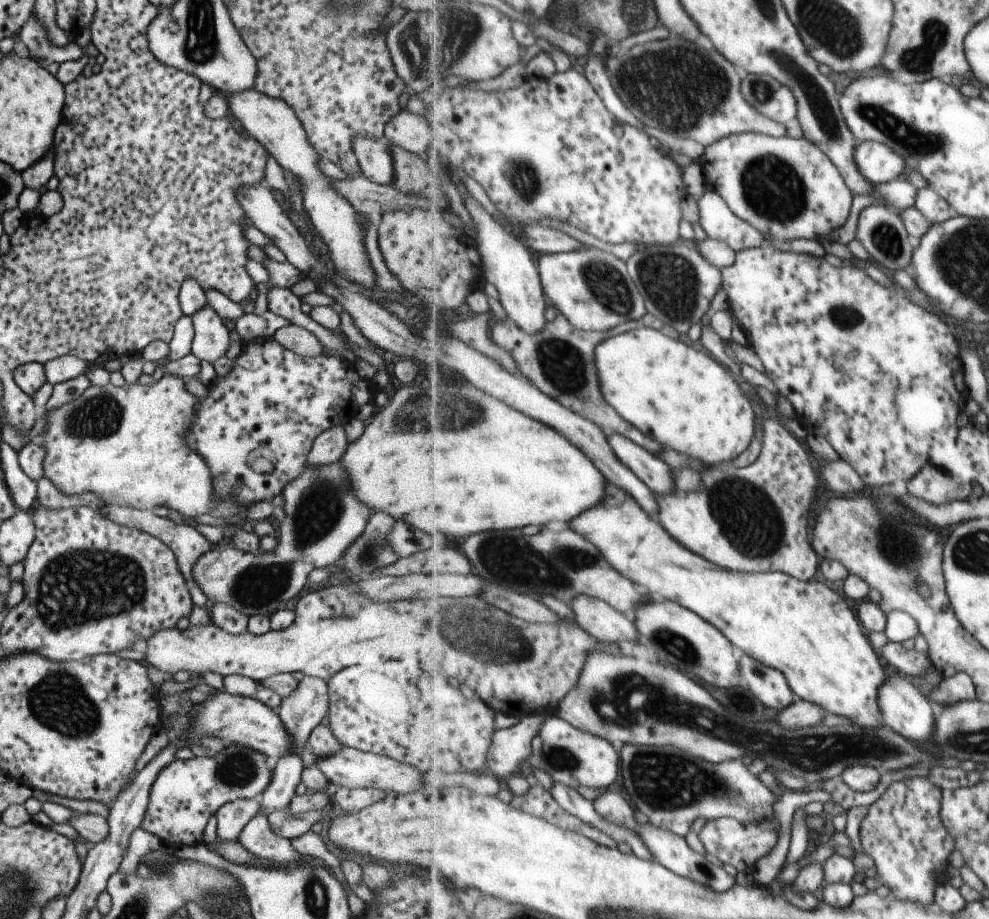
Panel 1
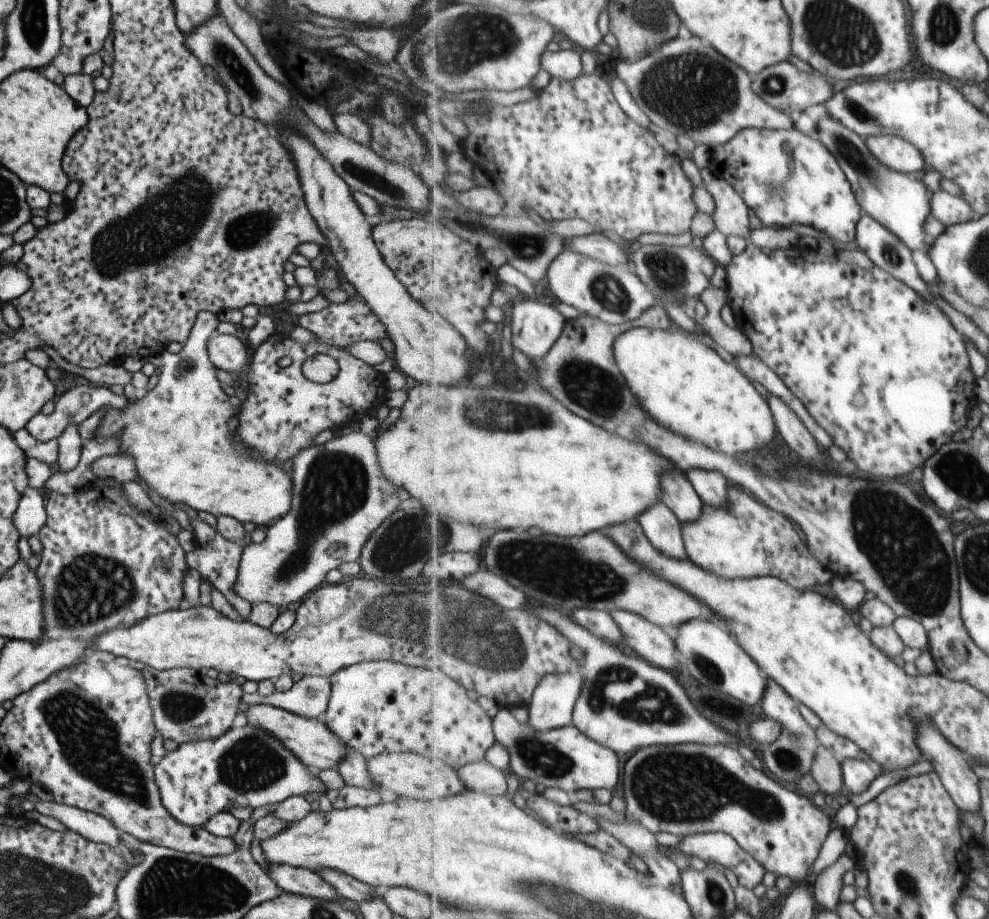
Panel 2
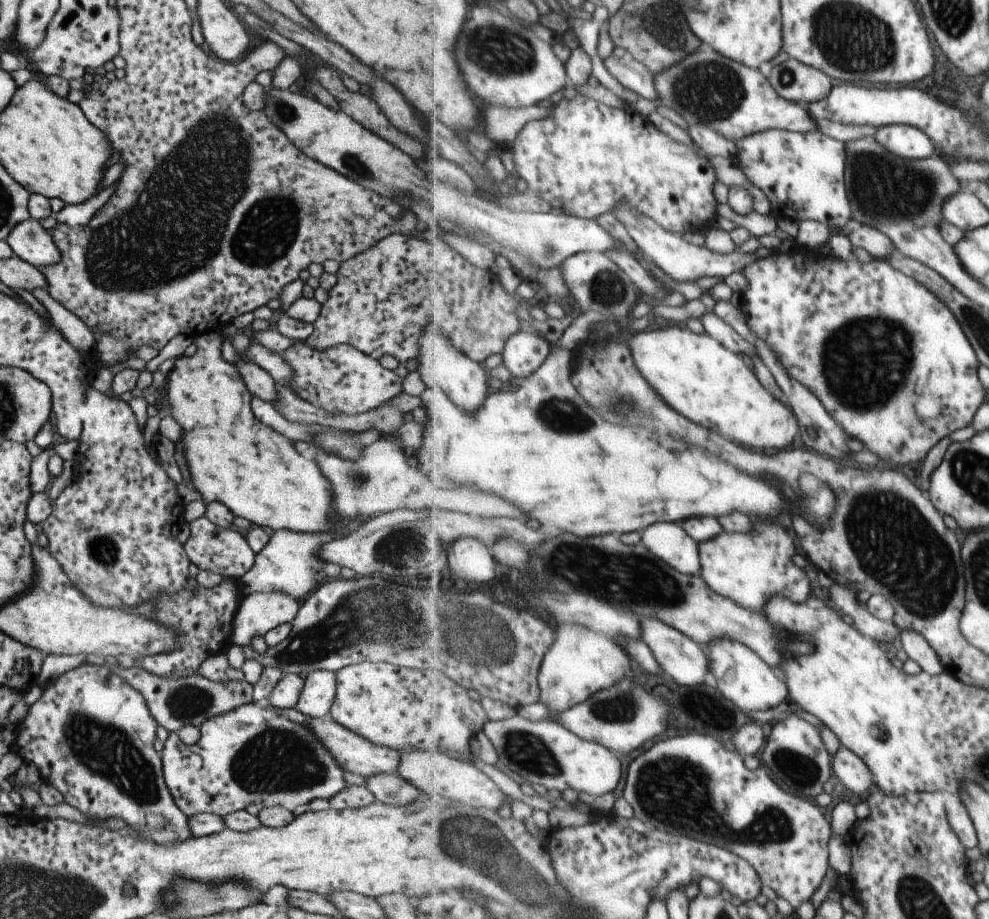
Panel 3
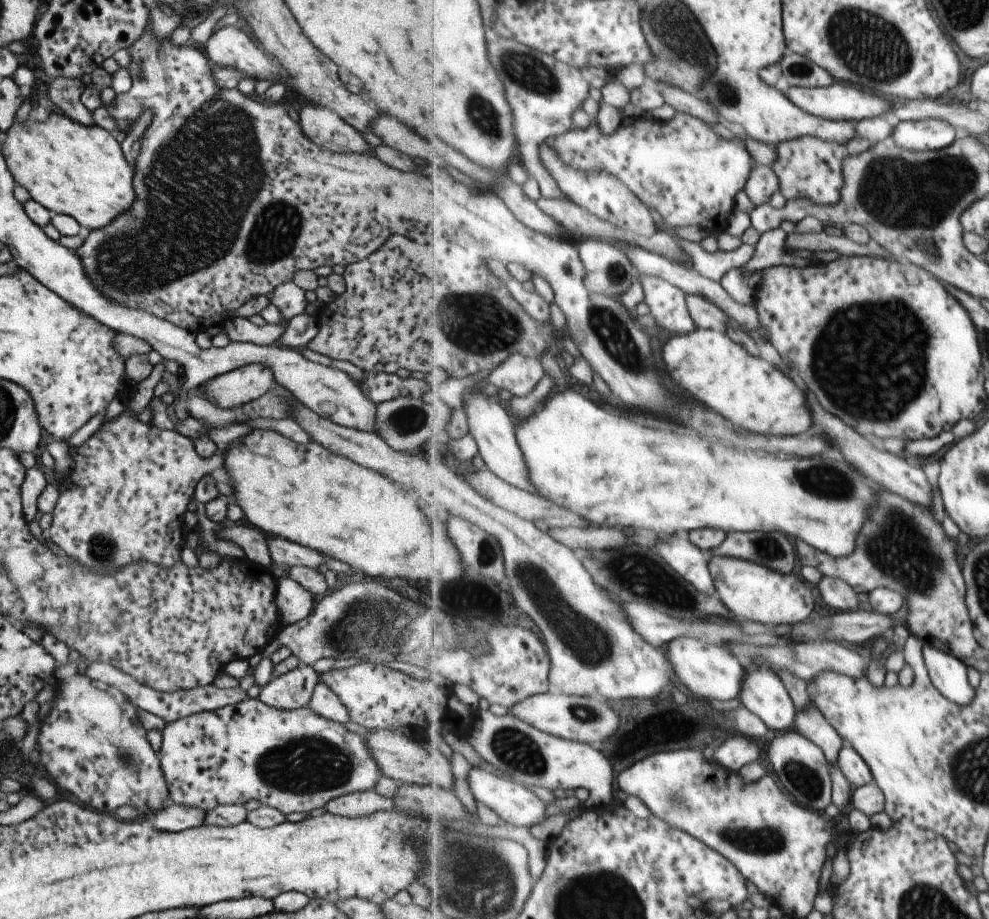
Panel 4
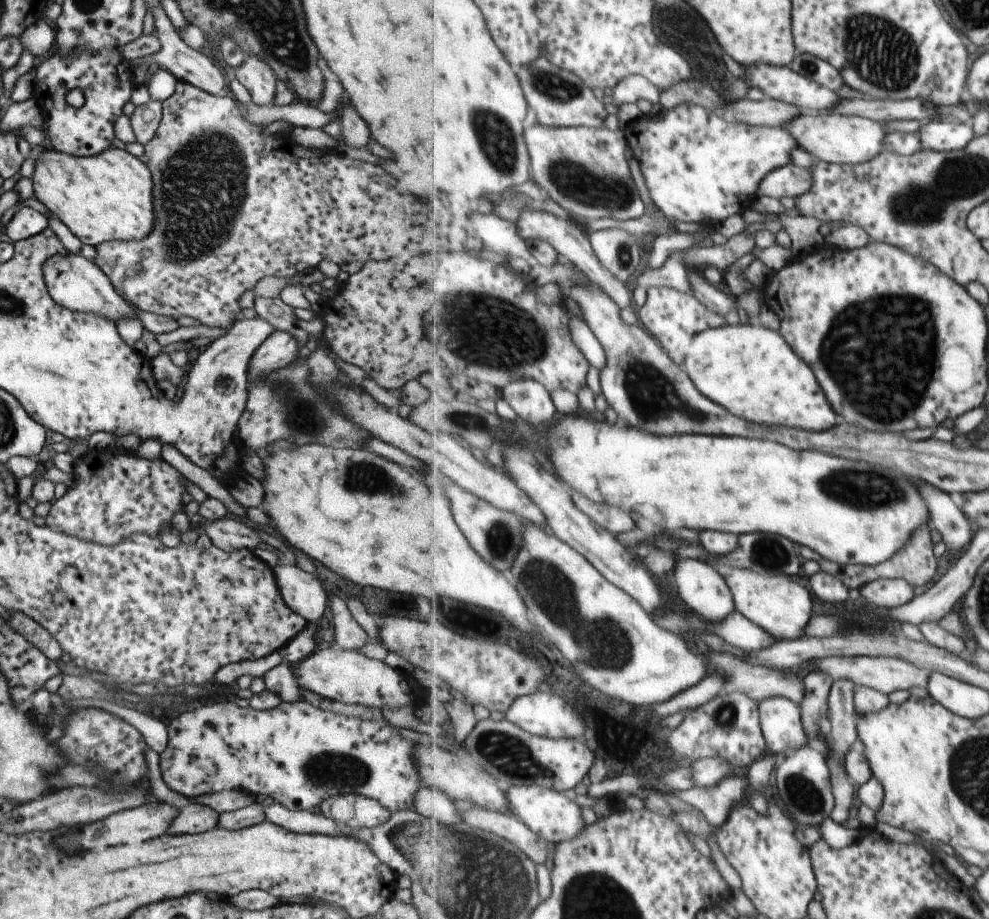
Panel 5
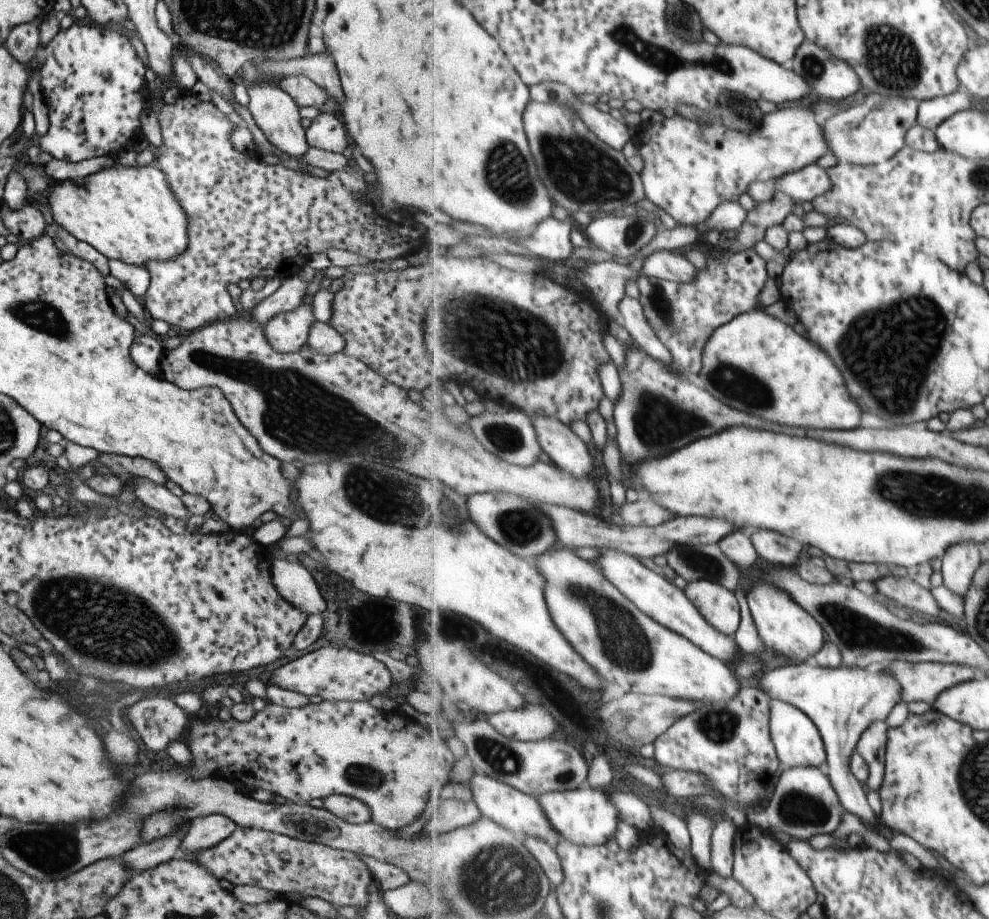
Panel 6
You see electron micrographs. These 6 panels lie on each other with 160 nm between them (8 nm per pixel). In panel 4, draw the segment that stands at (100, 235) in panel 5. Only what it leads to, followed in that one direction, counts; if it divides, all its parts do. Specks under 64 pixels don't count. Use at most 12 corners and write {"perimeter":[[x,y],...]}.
{"perimeter":[[64,113],[13,118],[11,178],[85,233],[131,206],[116,135]]}

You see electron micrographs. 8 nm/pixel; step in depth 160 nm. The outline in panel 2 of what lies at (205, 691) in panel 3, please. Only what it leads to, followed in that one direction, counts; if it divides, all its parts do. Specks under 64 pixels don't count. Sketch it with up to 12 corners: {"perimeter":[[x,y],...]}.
{"perimeter":[[143,667],[157,734],[219,738],[240,680]]}

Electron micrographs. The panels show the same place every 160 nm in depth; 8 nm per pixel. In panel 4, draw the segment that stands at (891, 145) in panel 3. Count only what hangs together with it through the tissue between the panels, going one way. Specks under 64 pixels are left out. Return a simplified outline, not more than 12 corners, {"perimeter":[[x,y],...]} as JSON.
{"perimeter":[[900,121],[891,134],[910,151],[941,150],[957,140],[952,123]]}

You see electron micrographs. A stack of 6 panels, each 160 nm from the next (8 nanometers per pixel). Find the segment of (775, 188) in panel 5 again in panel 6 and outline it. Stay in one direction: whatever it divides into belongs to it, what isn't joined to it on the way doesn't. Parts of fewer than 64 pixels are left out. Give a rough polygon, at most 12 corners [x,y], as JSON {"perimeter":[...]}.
{"perimeter":[[817,163],[775,180],[776,190],[799,204],[831,187]]}

